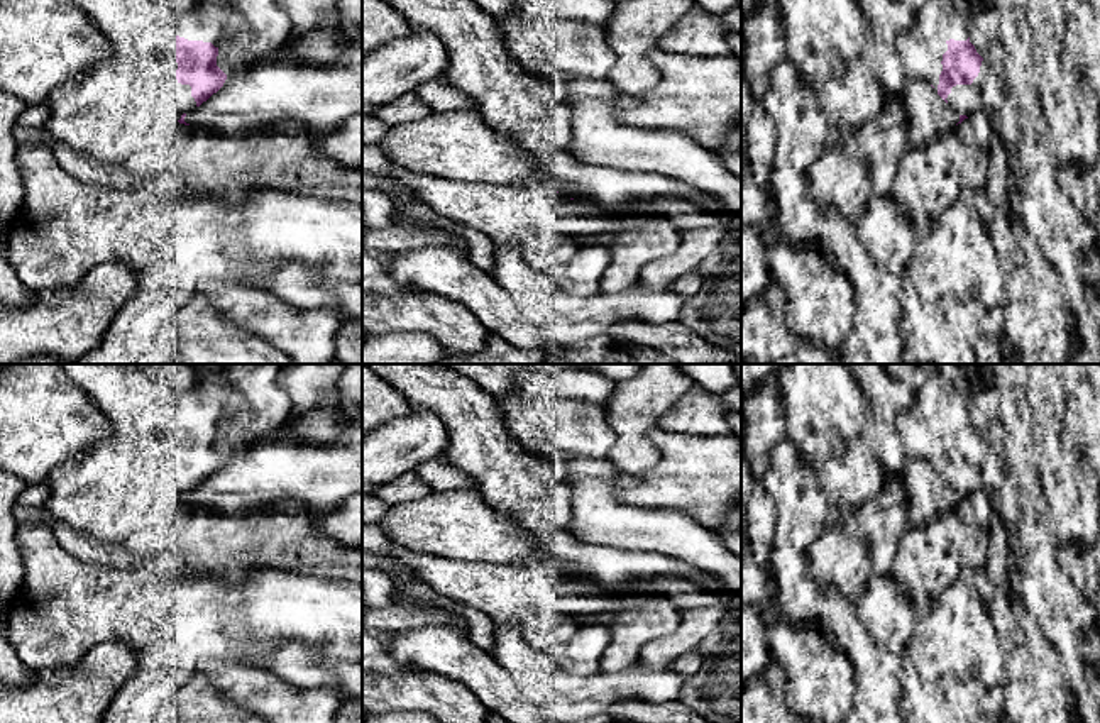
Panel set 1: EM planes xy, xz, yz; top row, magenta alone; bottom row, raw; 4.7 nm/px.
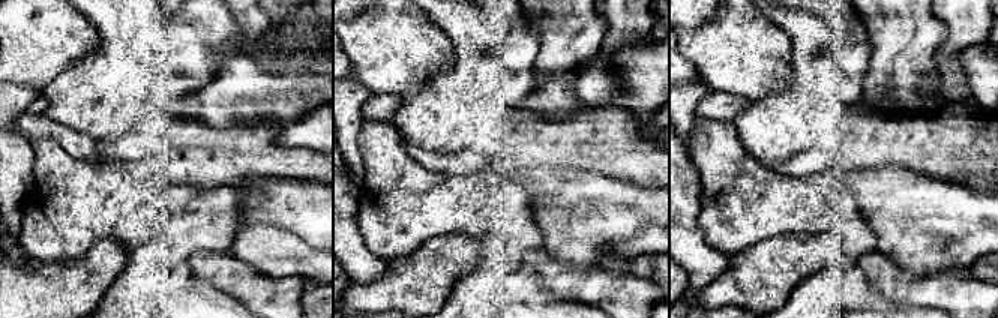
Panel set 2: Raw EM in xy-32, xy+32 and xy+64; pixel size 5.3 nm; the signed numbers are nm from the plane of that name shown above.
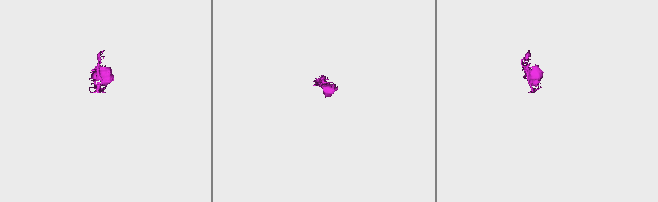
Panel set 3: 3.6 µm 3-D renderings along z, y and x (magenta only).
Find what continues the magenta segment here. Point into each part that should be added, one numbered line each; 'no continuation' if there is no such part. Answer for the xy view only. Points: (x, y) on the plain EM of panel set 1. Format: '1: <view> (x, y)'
1: xy (210, 400)

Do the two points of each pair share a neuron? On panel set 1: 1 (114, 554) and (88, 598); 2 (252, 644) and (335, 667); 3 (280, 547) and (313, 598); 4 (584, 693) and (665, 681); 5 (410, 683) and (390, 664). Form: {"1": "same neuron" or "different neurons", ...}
{"1": "different neurons", "2": "different neurons", "3": "different neurons", "4": "same neuron", "5": "different neurons"}

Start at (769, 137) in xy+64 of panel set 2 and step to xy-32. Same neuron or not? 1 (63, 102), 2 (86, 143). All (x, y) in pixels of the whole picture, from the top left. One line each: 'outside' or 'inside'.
1: inside
2: outside

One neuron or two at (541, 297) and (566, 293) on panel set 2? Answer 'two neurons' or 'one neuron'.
two neurons

